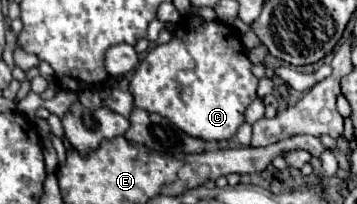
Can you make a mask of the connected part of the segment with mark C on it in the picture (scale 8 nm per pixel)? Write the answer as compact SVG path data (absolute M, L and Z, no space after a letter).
M184 16L168 44L160 44L136 68L130 92L138 108L160 114L182 132L202 140L232 138L244 122L244 110L256 98L258 78L250 72L250 60L240 34L224 22L206 22L200 16Z

